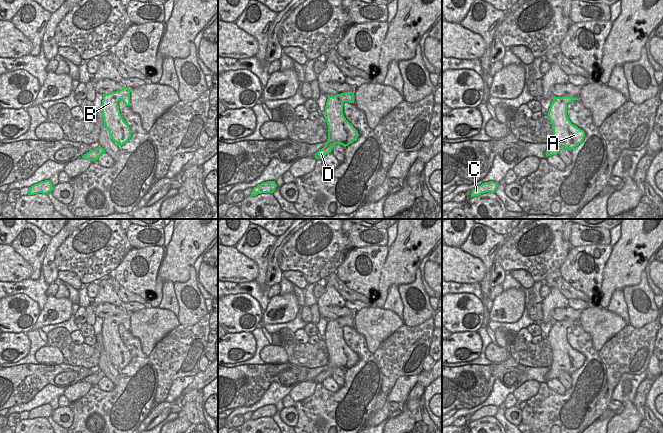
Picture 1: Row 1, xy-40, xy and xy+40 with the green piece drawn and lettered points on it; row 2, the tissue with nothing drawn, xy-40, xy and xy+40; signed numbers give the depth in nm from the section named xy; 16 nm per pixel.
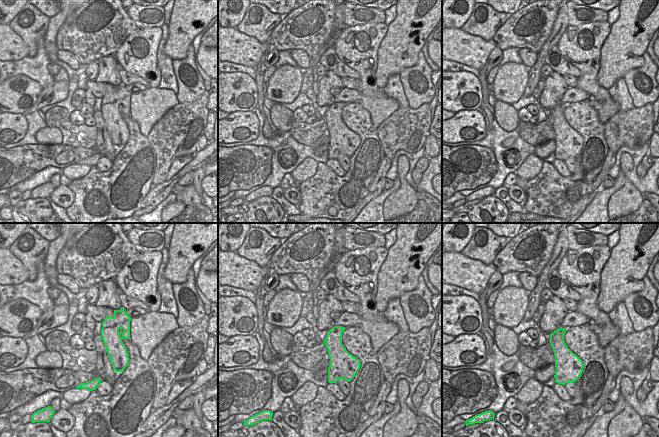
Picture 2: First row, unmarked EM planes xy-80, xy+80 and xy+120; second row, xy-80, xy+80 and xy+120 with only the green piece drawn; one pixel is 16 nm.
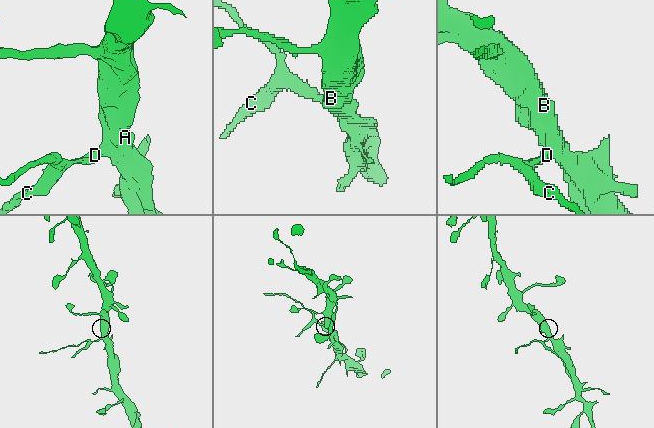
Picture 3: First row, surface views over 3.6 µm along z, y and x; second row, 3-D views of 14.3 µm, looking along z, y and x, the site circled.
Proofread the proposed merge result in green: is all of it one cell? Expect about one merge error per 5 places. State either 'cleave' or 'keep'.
cleave

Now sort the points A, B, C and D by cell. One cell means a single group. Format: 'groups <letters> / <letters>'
groups A B / C D

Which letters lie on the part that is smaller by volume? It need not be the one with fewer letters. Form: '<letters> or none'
C, D.

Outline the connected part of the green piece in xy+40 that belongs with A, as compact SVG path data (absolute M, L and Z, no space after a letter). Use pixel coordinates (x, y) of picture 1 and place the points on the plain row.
M570 320L553 322L548 335L553 353L550 380L557 379L561 372L571 375L584 364L585 356L573 349L567 340L567 328L576 323Z

